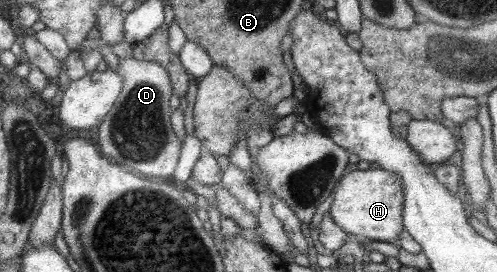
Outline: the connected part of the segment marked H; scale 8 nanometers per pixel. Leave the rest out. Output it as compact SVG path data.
M351 167L341 176L332 194L332 205L329 207L328 214L331 220L345 233L353 234L361 238L362 241L397 244L397 234L404 229L404 191L399 176L395 176L395 174L387 172L387 170L381 170L381 168L358 170L355 167Z

